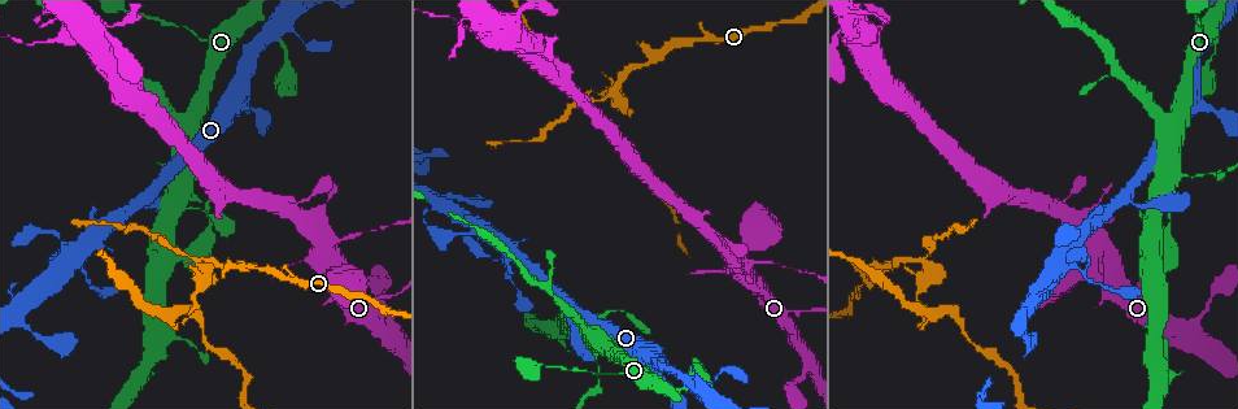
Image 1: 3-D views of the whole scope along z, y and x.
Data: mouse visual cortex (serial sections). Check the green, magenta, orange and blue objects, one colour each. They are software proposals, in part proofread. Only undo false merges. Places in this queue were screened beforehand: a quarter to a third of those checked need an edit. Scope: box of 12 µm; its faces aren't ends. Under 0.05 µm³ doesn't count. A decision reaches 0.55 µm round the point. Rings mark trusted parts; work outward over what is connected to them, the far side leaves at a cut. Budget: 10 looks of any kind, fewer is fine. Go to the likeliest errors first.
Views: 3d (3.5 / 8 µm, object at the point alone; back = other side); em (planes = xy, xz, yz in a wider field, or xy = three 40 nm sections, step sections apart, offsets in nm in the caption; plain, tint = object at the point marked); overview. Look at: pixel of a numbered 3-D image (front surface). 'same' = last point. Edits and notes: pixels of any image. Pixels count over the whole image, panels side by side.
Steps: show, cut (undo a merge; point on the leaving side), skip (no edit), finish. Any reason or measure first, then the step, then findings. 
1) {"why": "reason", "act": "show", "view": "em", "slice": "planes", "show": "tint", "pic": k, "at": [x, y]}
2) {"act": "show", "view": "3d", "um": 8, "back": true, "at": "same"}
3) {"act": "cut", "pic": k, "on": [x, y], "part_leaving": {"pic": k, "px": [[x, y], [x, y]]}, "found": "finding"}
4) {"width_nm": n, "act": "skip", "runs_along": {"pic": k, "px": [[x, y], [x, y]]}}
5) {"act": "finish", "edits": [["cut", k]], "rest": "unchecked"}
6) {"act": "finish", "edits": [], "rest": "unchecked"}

{"why": "abrupt turn", "act": "show", "view": "3d", "um": 3.5, "pic": 1, "at": [920, 262]}

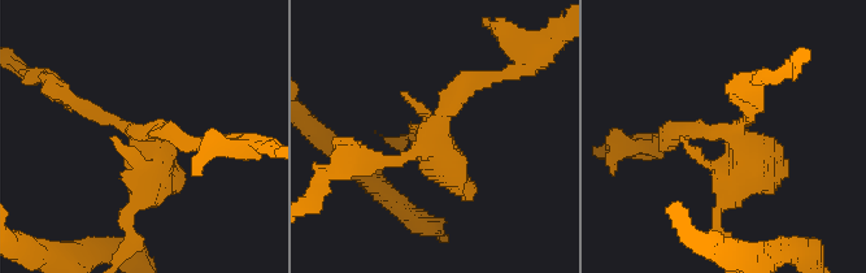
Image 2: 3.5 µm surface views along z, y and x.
{"arms": 3, "arm_widths_nm": [150, 250, 400], "why": "need the tissue", "act": "show", "view": "em", "slice": "xy", "step": 1, "show": "tint", "pic": 2, "at": [140, 130]}

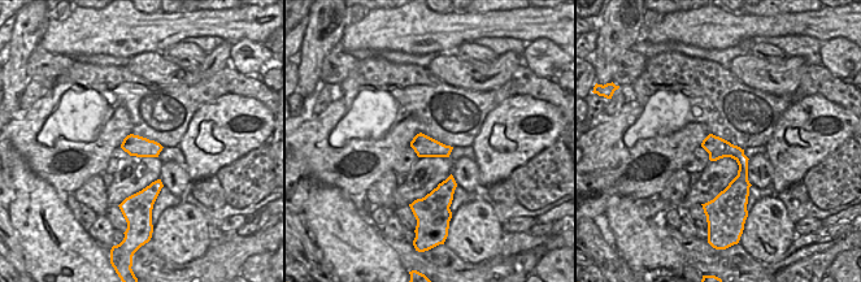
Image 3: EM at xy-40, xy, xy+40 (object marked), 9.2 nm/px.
{"act": "cut", "pic": 2, "on": [725, 185], "found": "two cells meet here"}

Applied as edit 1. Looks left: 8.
{"why": "redraw", "act": "show", "view": "overview"}

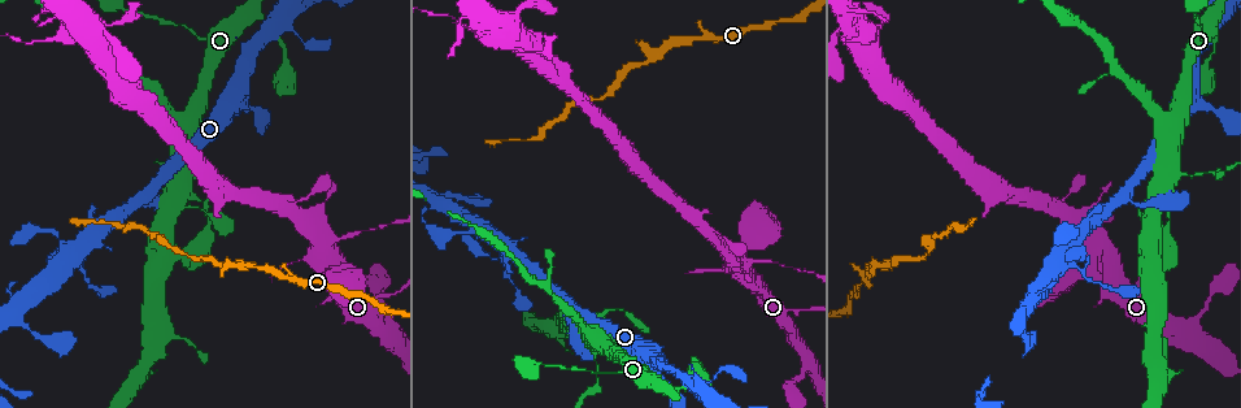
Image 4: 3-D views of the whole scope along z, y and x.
{"why": "thick turns thin", "act": "show", "view": "em", "slice": "xy", "step": 1, "show": "tint", "pic": 4, "at": [761, 262]}

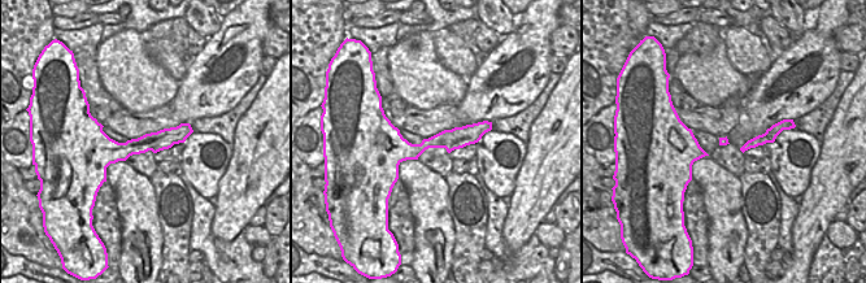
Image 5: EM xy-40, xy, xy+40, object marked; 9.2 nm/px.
{"act": "show", "view": "3d", "um": 3.5, "at": "same"}

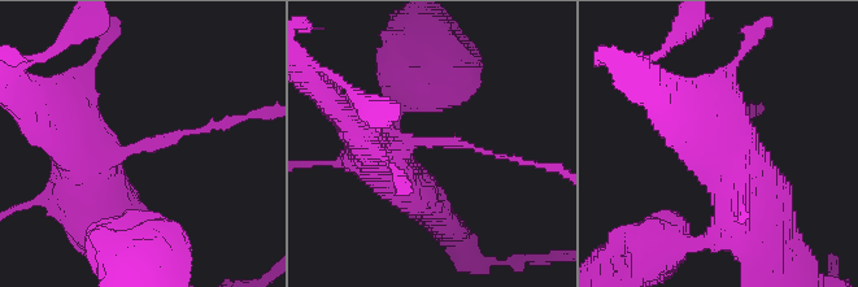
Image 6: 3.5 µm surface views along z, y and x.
{"act": "skip", "runs_along": {"pic": 5, "px": [[488, 125], [420, 148], [381, 134]]}, "found": "continuous, no second cell"}

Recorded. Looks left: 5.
{"why": "sharp bend", "act": "show", "view": "3d", "um": 3.5, "back": true, "pic": 4, "at": [274, 22]}

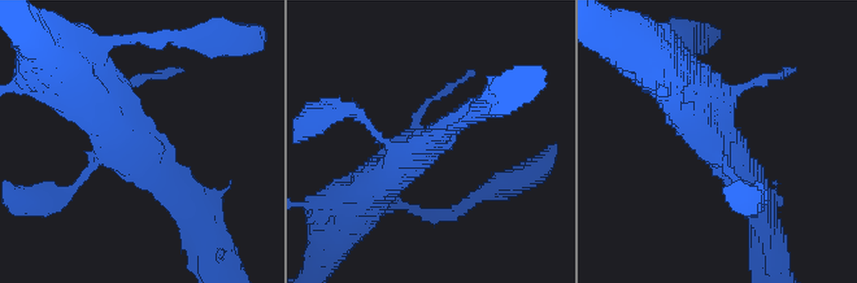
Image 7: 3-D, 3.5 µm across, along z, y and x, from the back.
{"arms": 4, "arm_widths_nm": [100, 200, 300, 500], "act": "show", "view": "em", "slice": "xy", "step": 5, "show": "tint", "pic": 7, "at": [713, 138]}

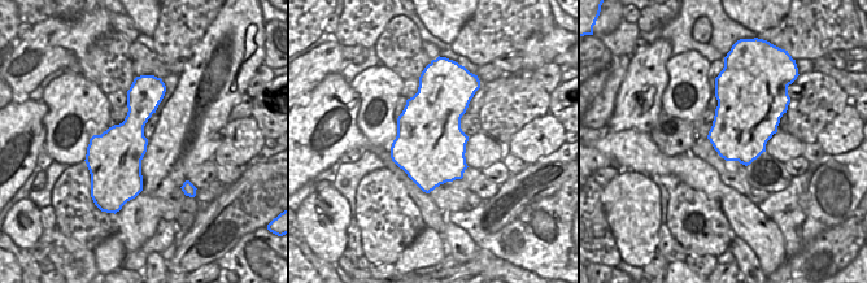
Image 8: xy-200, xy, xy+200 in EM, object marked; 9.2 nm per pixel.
{"act": "skip", "runs_along": {"pic": 7, "px": [[185, 200], [77, 85]]}, "found": "one cell here"}

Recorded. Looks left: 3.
{"why": "sharp bend", "act": "show", "view": "3d", "um": 8, "pic": 4, "at": [506, 46]}

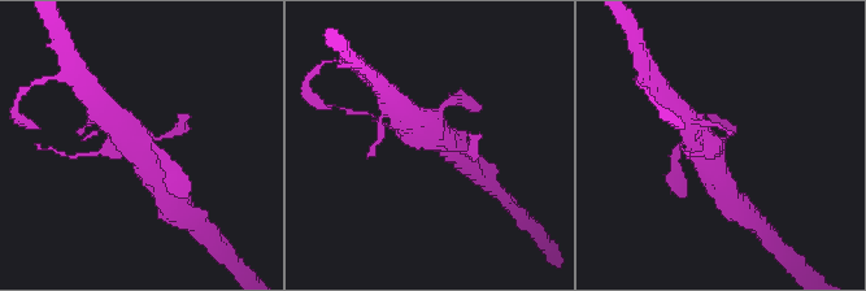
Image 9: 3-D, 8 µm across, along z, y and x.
{"act": "show", "view": "3d", "um": 3.5, "pic": 9, "at": [433, 142]}

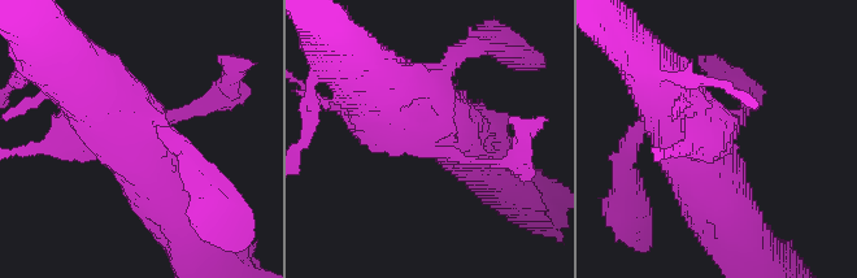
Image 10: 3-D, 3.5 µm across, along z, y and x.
{"act": "cut", "pic": 10, "on": [192, 111], "found": "a second cell is stuck on"}

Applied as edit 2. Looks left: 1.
{"act": "finish", "edits": [["cut", 2], ["cut", 10]], "rest": "unchecked"}

